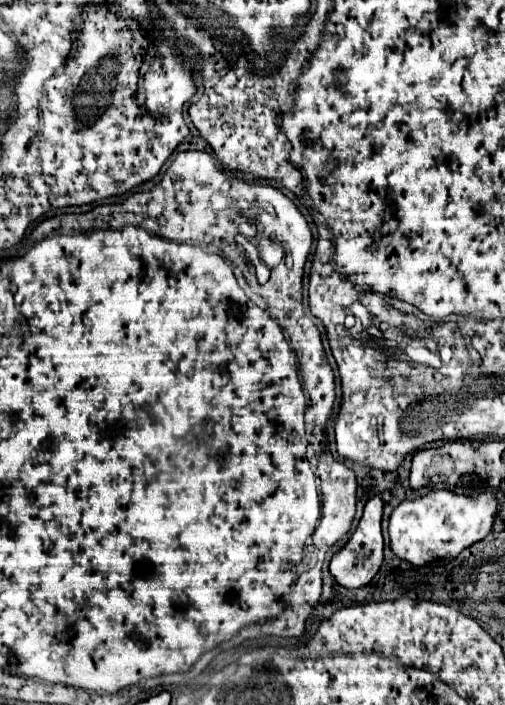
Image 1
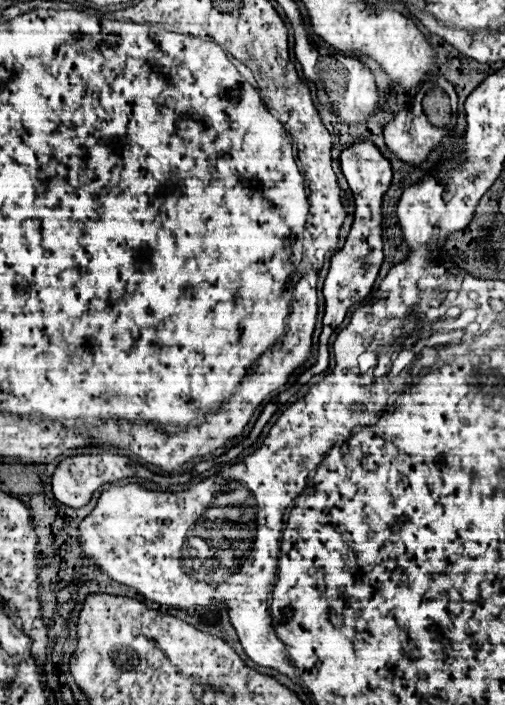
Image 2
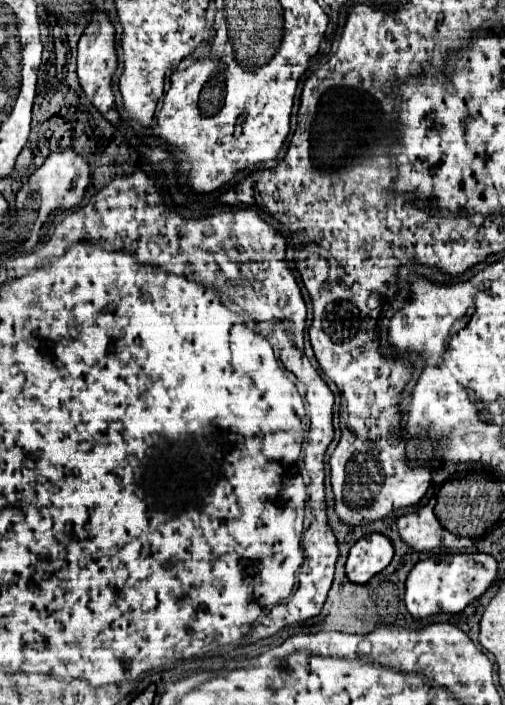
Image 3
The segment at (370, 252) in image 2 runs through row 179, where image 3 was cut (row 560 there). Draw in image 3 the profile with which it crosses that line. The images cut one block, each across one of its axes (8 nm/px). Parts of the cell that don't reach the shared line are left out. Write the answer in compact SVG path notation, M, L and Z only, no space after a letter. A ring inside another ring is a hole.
M366 534L350 548L346 560L346 576L354 584L366 584L392 562L392 556L394 548L386 536Z

